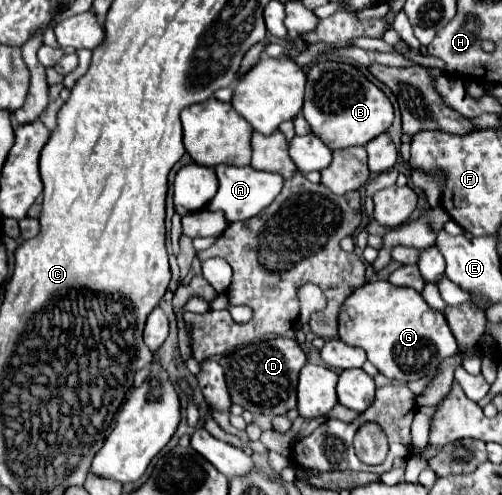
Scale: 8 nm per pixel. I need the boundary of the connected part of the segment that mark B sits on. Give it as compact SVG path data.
M323 61L313 65L307 73L303 117L311 125L311 131L329 149L345 149L365 145L377 135L385 133L393 123L393 105L389 97L357 67L349 63Z

